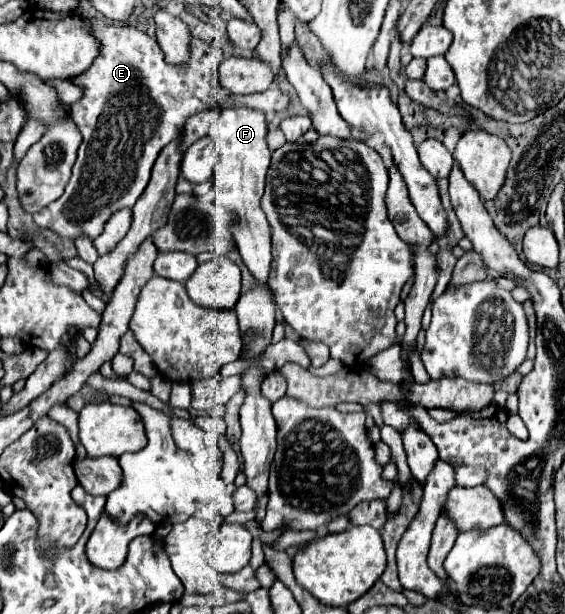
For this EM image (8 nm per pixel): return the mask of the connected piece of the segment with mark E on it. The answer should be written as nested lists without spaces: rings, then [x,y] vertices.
[[[94,17],[84,19],[90,23],[92,37],[100,43],[100,51],[94,59],[94,65],[72,79],[74,85],[82,87],[82,99],[70,105],[72,119],[82,133],[82,145],[78,149],[78,159],[74,163],[72,177],[64,189],[64,195],[58,201],[52,201],[50,207],[34,213],[34,221],[40,227],[52,229],[60,237],[68,239],[76,239],[82,233],[90,239],[96,239],[112,213],[124,207],[134,207],[150,181],[150,171],[158,153],[178,135],[178,129],[186,123],[186,119],[198,111],[218,105],[216,87],[212,85],[212,71],[218,69],[216,63],[222,63],[220,49],[216,51],[208,43],[194,37],[190,43],[190,63],[166,65],[158,41],[146,33],[140,33],[130,25],[112,25]]]

